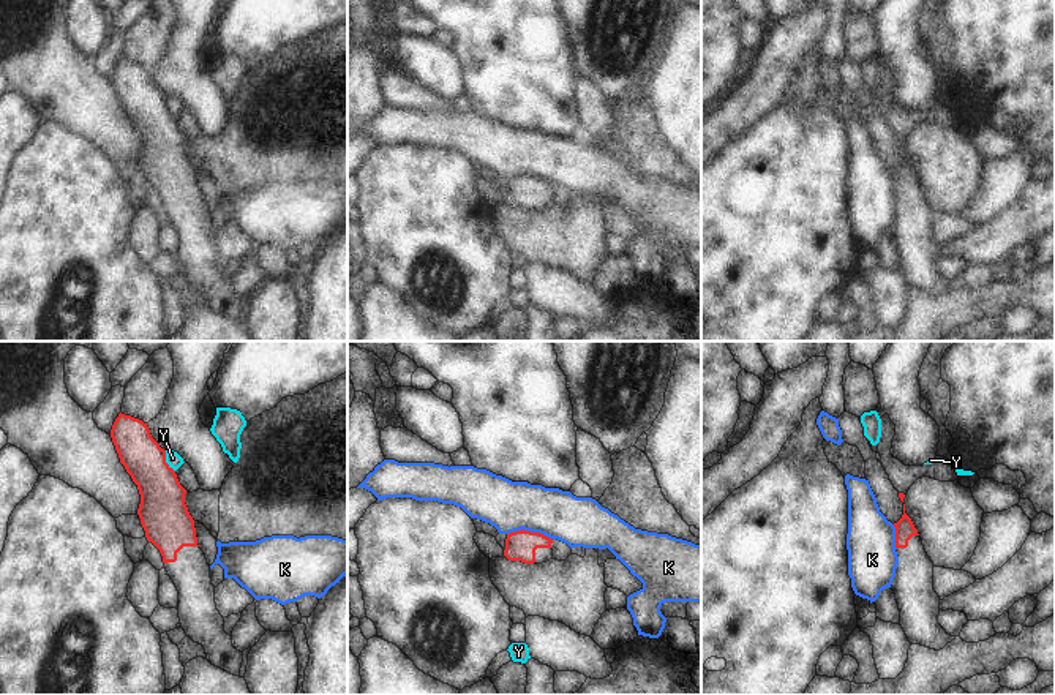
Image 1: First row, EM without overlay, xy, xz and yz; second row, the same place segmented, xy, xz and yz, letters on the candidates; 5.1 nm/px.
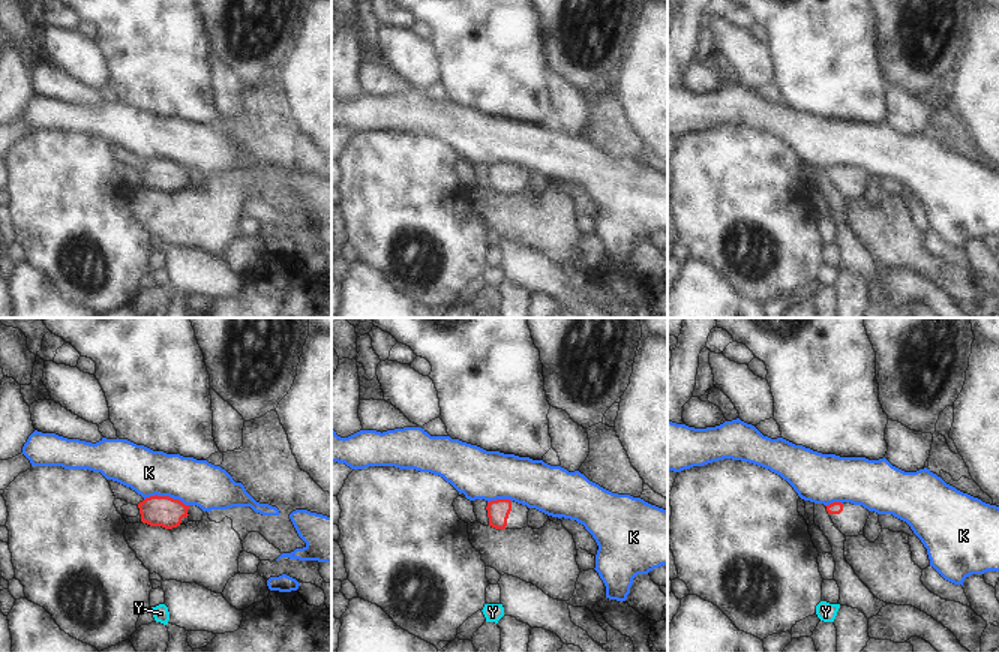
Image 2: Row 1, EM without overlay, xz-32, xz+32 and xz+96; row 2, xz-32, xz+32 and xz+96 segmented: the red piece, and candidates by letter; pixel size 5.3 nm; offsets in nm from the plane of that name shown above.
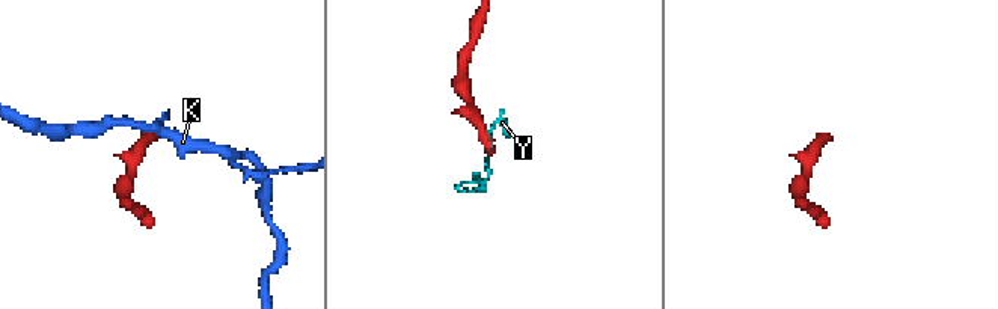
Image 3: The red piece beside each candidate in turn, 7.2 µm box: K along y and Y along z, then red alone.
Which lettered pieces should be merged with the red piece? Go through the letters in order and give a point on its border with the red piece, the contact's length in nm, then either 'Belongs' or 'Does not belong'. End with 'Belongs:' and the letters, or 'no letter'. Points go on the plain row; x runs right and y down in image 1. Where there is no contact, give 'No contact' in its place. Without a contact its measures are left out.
K: Touches red at xz (529, 177). Shared border 240 nm. Does not belong
Y: Touches red at xy (165, 108). Shared border 120 nm. Does not belong
Belongs: no letter

